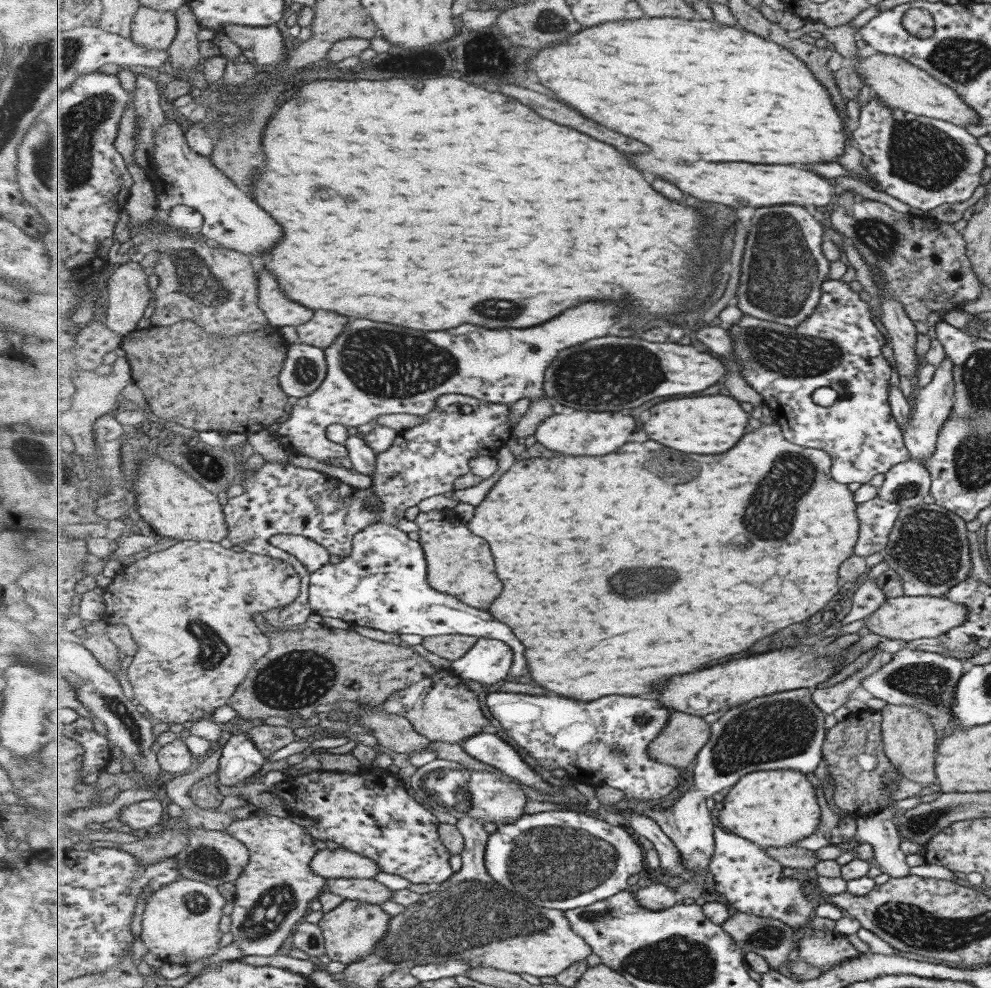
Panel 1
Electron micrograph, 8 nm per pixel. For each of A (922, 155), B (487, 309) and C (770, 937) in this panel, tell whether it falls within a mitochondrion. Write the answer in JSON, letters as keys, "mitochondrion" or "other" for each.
{"A":"mitochondrion","B":"mitochondrion","C":"mitochondrion"}

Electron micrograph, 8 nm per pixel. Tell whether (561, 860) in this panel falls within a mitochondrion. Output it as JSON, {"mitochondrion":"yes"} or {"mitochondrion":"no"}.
{"mitochondrion":"yes"}

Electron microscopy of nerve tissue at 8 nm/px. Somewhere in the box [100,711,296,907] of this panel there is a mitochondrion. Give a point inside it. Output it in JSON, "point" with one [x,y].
{"point":[207,861]}

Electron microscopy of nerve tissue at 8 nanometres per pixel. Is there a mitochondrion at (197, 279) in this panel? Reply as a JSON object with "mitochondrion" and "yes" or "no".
{"mitochondrion":"yes"}

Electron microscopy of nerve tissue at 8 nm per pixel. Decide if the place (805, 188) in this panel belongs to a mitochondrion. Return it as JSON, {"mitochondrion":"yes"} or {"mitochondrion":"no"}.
{"mitochondrion":"no"}

